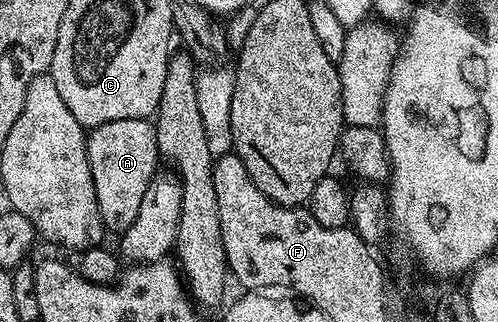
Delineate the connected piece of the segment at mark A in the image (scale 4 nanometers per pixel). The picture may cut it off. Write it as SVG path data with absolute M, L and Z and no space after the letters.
M122 118L118 122L106 122L87 133L90 174L94 178L94 194L98 198L98 210L109 233L122 234L138 218L138 209L146 195L150 178L158 171L162 157L156 141L156 125L151 119Z

